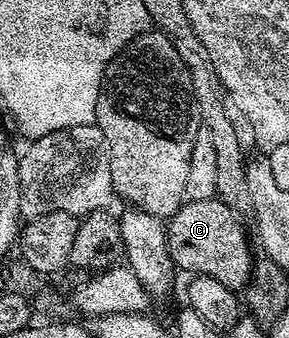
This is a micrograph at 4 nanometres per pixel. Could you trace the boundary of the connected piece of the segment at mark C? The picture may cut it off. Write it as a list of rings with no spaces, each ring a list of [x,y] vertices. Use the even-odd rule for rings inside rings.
[[[186,200],[166,224],[166,241],[175,269],[194,276],[216,278],[224,286],[245,289],[250,281],[255,257],[250,256],[250,240],[242,229],[243,221],[223,200]]]

